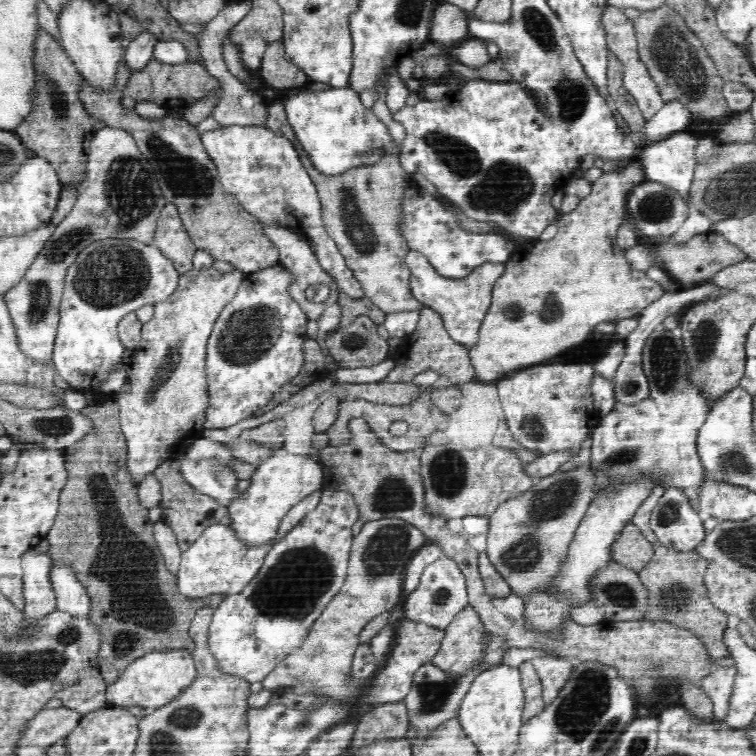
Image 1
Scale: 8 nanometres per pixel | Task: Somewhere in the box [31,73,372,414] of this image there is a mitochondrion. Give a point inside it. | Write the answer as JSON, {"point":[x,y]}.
{"point":[130,193]}

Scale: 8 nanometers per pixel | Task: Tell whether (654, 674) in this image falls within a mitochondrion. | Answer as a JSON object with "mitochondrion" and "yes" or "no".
{"mitochondrion":"yes"}

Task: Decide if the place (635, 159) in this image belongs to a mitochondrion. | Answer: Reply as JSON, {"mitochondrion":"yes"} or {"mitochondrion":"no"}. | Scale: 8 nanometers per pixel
{"mitochondrion":"no"}

